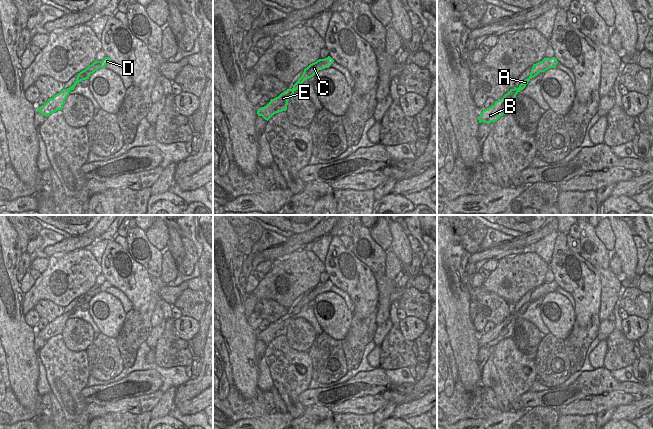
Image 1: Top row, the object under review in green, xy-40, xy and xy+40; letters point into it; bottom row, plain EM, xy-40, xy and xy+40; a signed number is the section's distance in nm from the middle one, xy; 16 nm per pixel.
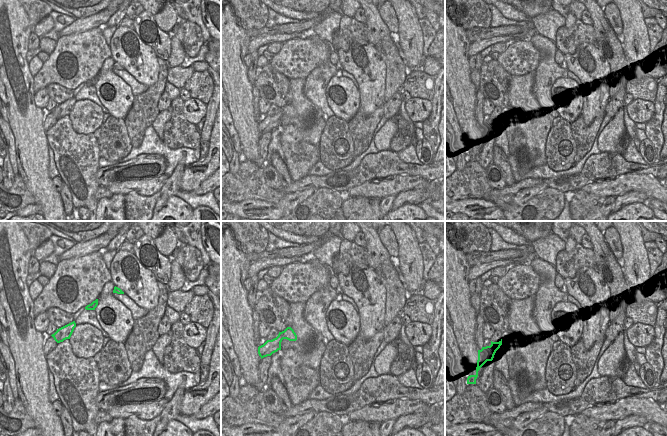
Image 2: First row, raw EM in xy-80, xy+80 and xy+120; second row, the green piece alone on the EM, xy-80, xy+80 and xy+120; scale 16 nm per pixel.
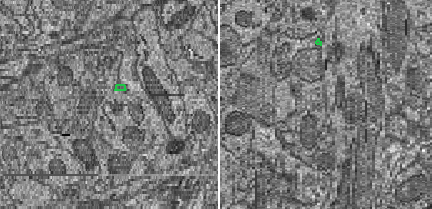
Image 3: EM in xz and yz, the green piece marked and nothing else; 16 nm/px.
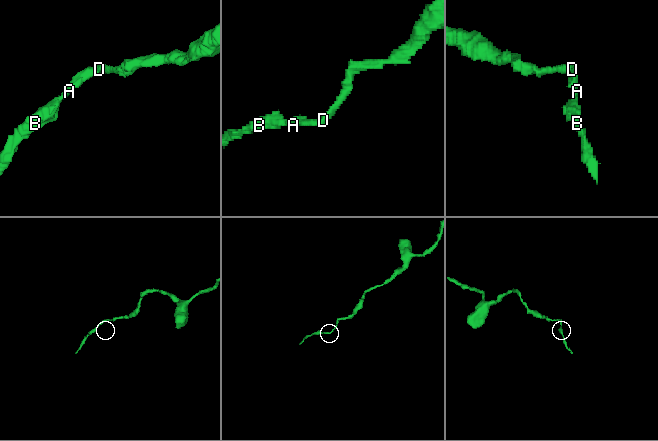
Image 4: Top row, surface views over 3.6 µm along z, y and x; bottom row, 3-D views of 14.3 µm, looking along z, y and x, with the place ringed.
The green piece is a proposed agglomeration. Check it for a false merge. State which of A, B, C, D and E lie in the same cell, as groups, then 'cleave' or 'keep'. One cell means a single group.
groups A B C D E; keep

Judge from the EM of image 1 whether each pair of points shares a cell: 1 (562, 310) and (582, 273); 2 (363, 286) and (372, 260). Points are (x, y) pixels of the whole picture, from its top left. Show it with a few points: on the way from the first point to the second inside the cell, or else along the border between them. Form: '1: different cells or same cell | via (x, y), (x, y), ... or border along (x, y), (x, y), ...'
1: different cells | border along (574, 309), (576, 319)
2: different cells | border along (352, 252), (373, 274)

